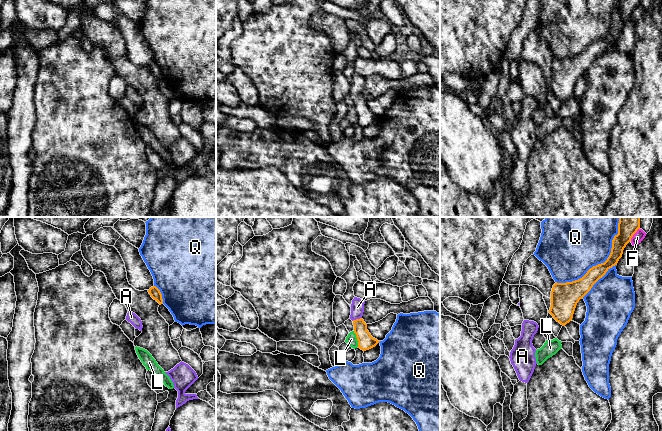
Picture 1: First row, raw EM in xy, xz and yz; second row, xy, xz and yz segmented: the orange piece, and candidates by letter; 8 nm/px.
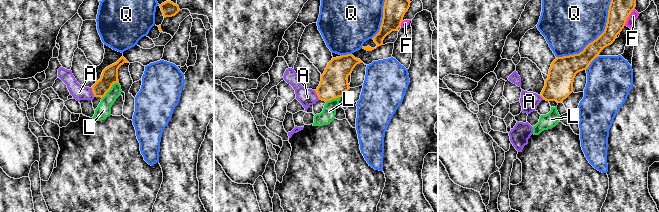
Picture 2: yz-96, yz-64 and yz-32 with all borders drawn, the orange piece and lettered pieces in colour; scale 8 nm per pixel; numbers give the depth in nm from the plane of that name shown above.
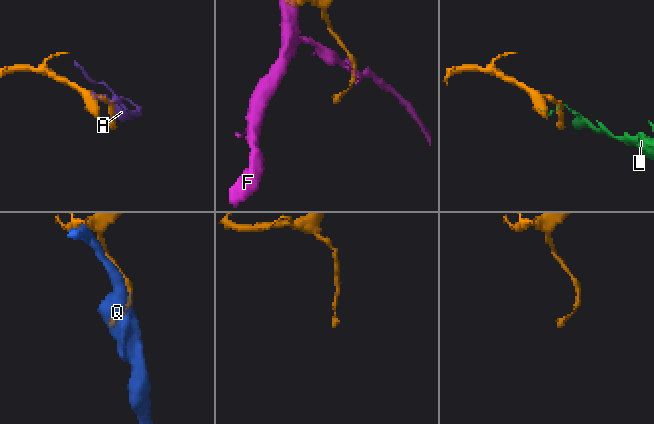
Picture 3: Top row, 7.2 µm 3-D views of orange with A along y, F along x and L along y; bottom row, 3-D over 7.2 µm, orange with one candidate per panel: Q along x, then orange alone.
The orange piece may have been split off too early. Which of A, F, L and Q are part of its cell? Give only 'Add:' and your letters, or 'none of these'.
Add: A

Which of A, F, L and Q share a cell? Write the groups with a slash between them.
A / F / L / Q

